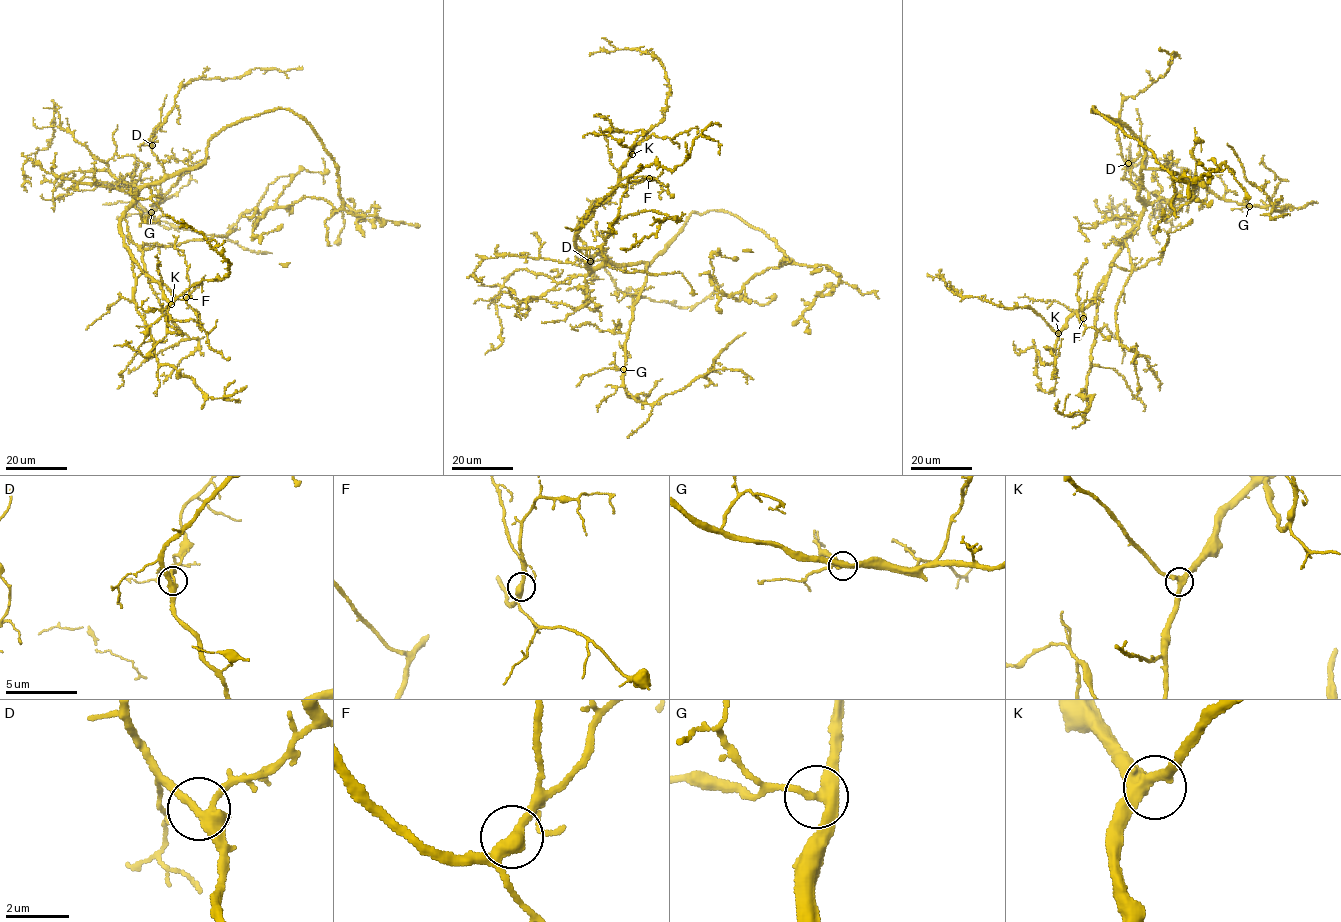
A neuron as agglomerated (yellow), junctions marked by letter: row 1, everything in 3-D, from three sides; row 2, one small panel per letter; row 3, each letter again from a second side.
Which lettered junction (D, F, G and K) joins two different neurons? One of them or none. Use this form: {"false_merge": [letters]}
{"false_merge": []}

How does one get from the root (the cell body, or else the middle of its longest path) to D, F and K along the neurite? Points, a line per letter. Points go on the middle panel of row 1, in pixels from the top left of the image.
D: (641, 262), (622, 265), (604, 259), (590, 261)
F: (641, 262), (605, 263), (592, 269), (575, 241), (578, 230), (589, 212), (611, 195), (621, 179), (649, 178)
K: (641, 262), (605, 263), (592, 269), (575, 244), (580, 225), (589, 212), (616, 189), (621, 169), (632, 154)

